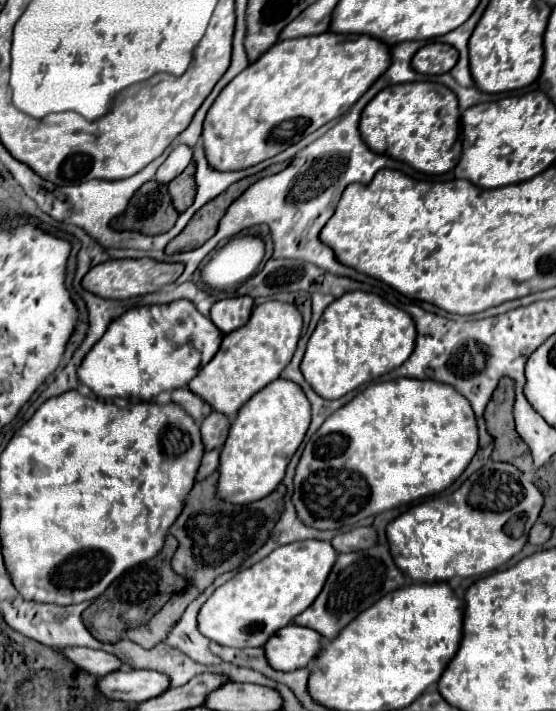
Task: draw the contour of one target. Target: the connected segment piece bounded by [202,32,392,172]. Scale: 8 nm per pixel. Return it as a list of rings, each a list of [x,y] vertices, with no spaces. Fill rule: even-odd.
[[[324,32],[316,36],[278,40],[260,60],[248,64],[214,100],[204,120],[204,150],[212,168],[242,170],[266,158],[276,156],[304,136],[312,134],[326,122],[340,118],[350,106],[382,76],[390,66],[390,48],[368,34],[334,34]]]

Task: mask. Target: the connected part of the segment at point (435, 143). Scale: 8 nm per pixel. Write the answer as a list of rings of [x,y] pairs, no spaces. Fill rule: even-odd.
[[[442,84],[388,86],[362,110],[360,134],[372,152],[402,160],[426,174],[444,174],[456,166],[462,150],[456,94]]]

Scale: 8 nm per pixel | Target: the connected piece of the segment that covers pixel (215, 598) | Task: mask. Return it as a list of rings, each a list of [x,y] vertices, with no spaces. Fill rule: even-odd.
[[[302,540],[276,548],[258,564],[238,572],[224,586],[216,588],[198,614],[200,632],[232,648],[264,646],[272,634],[288,626],[316,600],[328,572],[332,572],[336,556],[332,544],[322,540]]]

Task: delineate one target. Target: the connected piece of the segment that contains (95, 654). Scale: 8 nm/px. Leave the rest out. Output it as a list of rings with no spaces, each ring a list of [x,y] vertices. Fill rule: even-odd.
[[[64,648],[64,656],[80,666],[82,670],[96,674],[96,676],[106,676],[124,666],[124,660],[120,660],[114,654],[108,654],[104,650],[92,650],[92,648]]]

